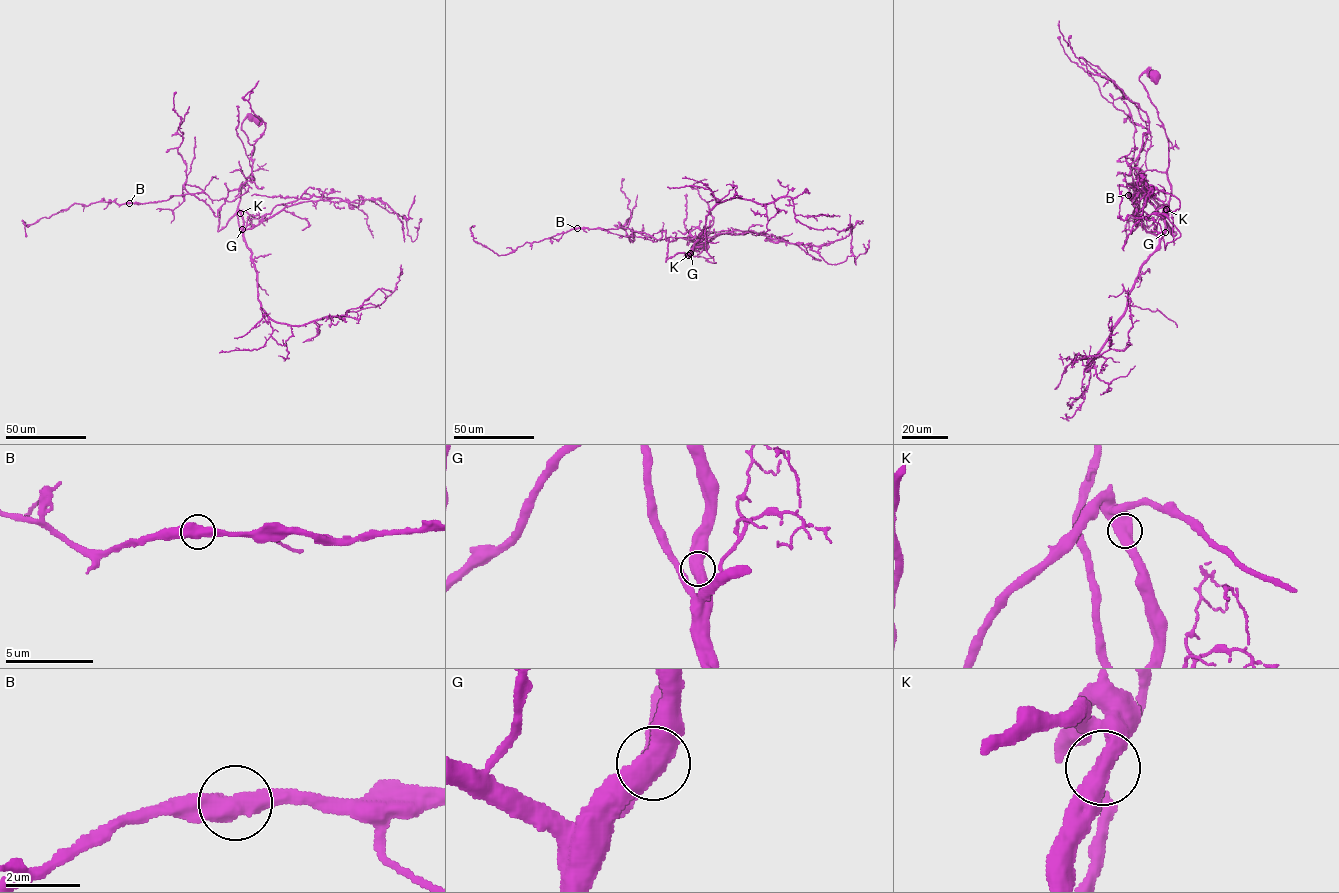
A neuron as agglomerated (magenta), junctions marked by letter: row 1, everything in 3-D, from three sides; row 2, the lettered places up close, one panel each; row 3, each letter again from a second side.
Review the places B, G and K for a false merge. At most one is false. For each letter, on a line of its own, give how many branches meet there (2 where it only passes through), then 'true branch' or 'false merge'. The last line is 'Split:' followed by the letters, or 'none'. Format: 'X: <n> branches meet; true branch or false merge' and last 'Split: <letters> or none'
B: 2 branches meet; true branch
G: 2 branches meet; true branch
K: 2 branches meet; true branch
Split: none

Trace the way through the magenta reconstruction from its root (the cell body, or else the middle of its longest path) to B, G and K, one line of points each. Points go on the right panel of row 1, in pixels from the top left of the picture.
B: (1153, 75), (1139, 81), (1168, 168), (1137, 169), (1148, 201), (1132, 214), (1144, 199), (1133, 182), (1128, 195)
G: (1153, 75), (1145, 72), (1139, 81), (1158, 111), (1168, 142), (1167, 175), (1171, 195), (1165, 232)
K: (1153, 75), (1145, 72), (1139, 81), (1158, 111), (1168, 142), (1167, 175), (1171, 195), (1164, 232), (1166, 209)

